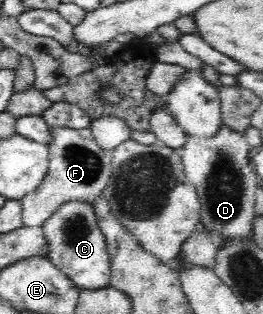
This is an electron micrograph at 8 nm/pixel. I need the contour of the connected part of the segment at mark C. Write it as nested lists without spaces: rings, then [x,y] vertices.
[[[80,199],[67,201],[41,226],[47,238],[49,258],[79,290],[99,290],[111,286],[111,256],[93,205]]]

